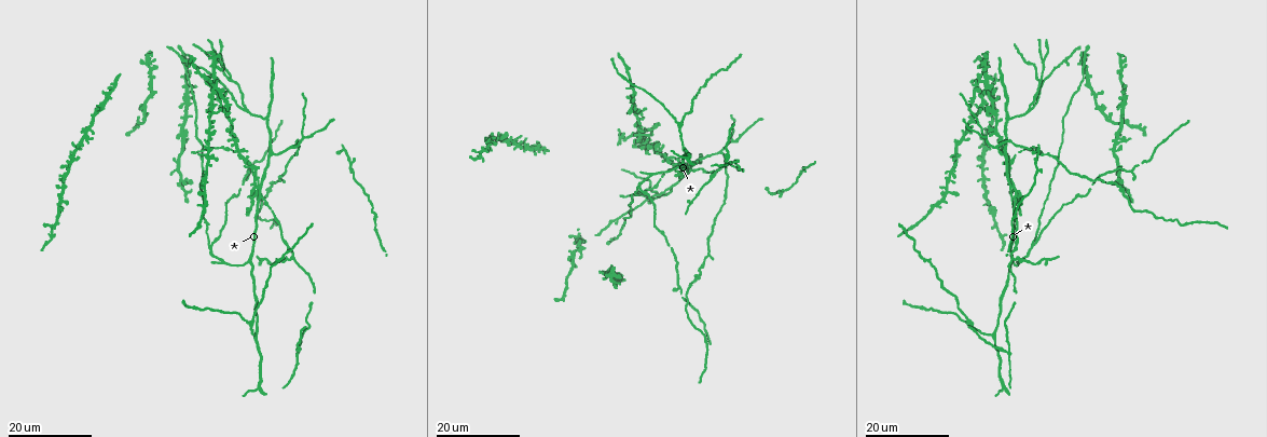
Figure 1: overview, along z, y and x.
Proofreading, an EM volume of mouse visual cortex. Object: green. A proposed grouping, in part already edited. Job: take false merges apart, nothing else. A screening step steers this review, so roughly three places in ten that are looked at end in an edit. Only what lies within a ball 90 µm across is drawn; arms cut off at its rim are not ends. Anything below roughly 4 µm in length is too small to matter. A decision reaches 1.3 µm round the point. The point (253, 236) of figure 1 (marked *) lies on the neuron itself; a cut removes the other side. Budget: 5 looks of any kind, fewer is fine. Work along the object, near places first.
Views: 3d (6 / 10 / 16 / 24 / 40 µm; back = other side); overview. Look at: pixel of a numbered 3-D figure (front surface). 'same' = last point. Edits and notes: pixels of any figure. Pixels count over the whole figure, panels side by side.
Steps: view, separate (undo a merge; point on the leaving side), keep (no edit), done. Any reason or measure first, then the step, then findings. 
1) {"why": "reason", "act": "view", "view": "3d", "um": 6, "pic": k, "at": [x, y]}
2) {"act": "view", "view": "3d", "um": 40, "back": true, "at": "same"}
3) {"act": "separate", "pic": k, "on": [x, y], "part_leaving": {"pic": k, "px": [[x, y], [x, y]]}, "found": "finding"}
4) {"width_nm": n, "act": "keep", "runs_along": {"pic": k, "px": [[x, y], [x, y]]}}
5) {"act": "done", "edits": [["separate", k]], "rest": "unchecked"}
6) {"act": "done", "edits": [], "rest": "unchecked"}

{"why": "three arms meet", "act": "view", "view": "3d", "um": 16, "pic": 1, "at": [1007, 351]}

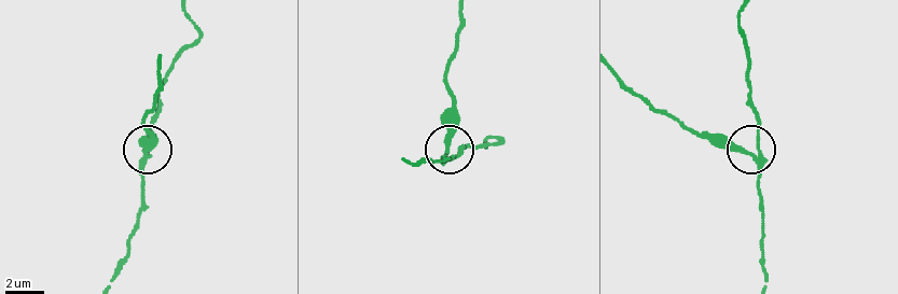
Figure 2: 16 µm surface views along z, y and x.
{"why": "closer look", "act": "view", "view": "3d", "um": 10, "pic": 2, "at": [748, 152]}

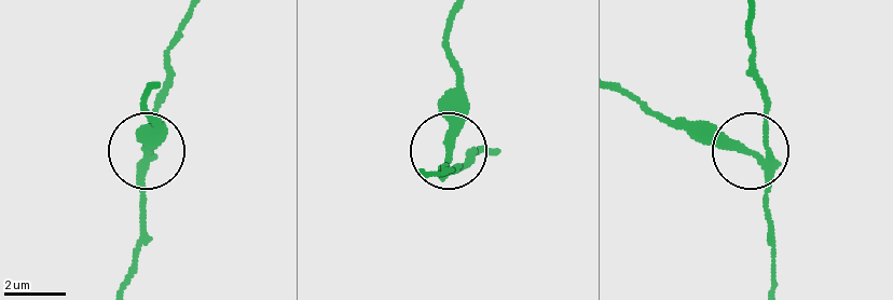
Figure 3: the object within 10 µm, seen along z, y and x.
{"act": "view", "view": "3d", "um": 6, "pic": 3, "at": [752, 152]}

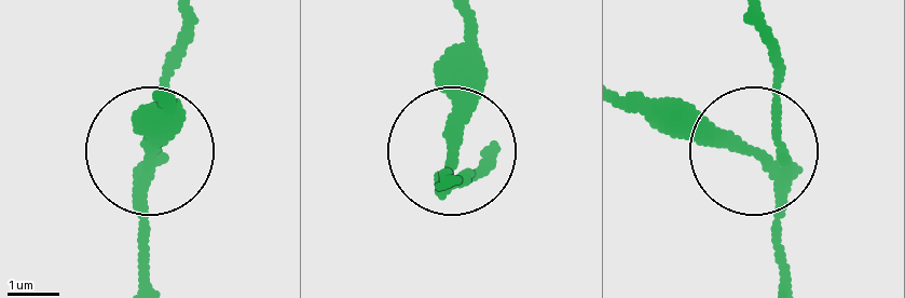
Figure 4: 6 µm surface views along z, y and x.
{"act": "separate", "pic": 4, "on": [461, 109], "part_leaving": {"pic": 4, "px": [[775, 173], [625, 109]]}, "found": "two neurons meet here"}

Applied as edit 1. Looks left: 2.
{"why": "three arms meet", "act": "view", "view": "3d", "um": 16, "pic": 1, "at": [293, 260]}

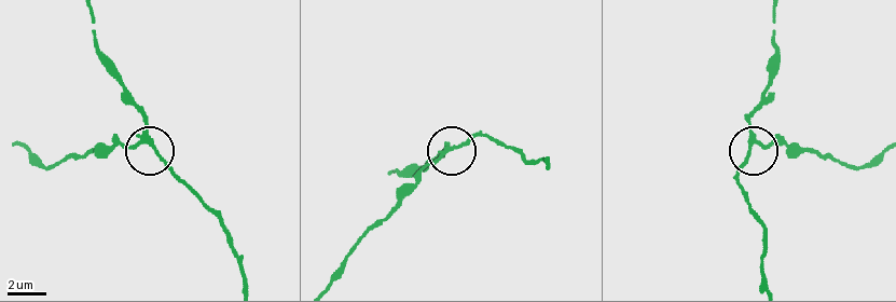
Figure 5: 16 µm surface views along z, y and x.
{"act": "view", "view": "3d", "um": 6, "pic": 5, "at": [757, 142]}

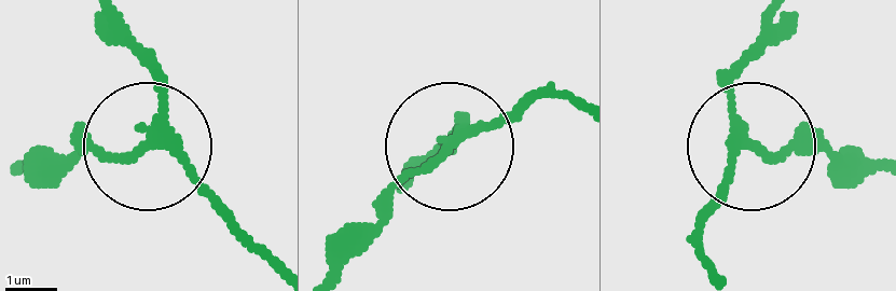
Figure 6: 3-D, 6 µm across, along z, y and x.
{"arms": 3, "act": "separate", "pic": 6, "on": [96, 148], "part_leaving": {"pic": 6, "px": [[153, 144], [28, 157]]}, "found": "a second neuron is stuck on"}

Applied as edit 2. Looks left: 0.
{"act": "done", "edits": [["separate", 4], ["separate", 6]], "rest": "unchecked"}

